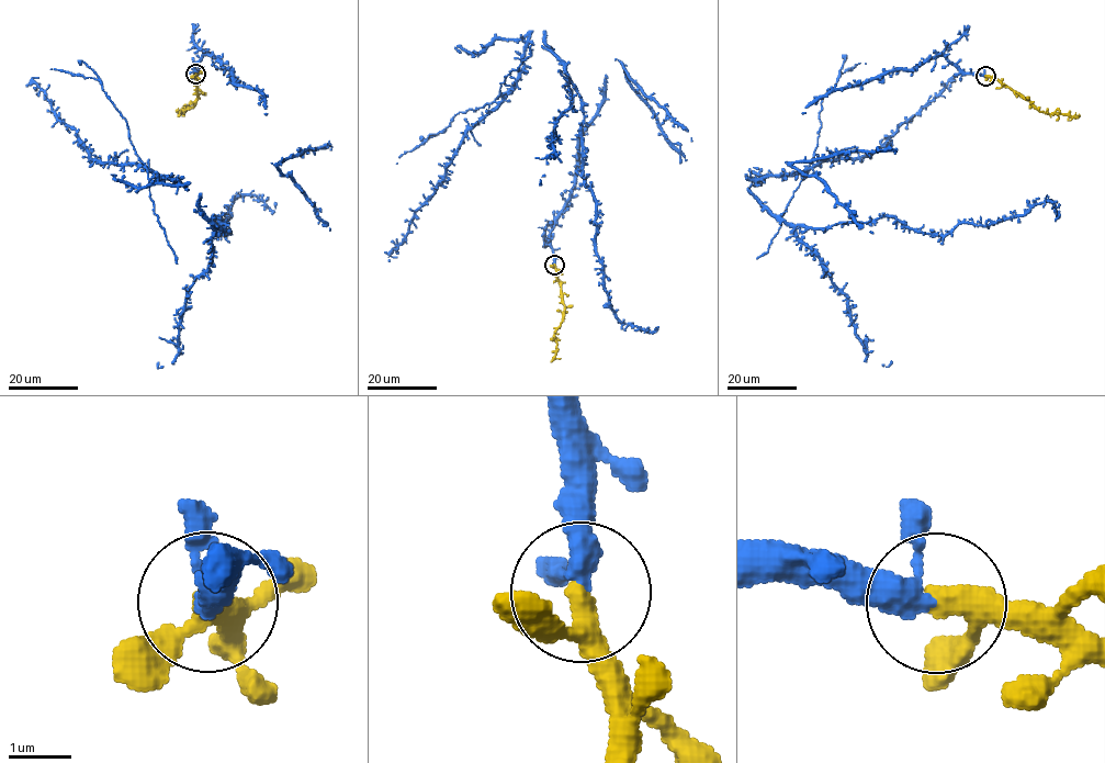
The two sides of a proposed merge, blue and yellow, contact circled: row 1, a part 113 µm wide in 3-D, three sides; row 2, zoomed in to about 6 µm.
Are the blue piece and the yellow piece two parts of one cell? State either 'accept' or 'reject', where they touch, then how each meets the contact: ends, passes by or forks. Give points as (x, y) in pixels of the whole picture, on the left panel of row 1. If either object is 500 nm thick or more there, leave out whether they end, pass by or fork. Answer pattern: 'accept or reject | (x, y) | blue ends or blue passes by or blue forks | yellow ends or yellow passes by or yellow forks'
accept | (195, 74) | blue passes by | yellow passes by

